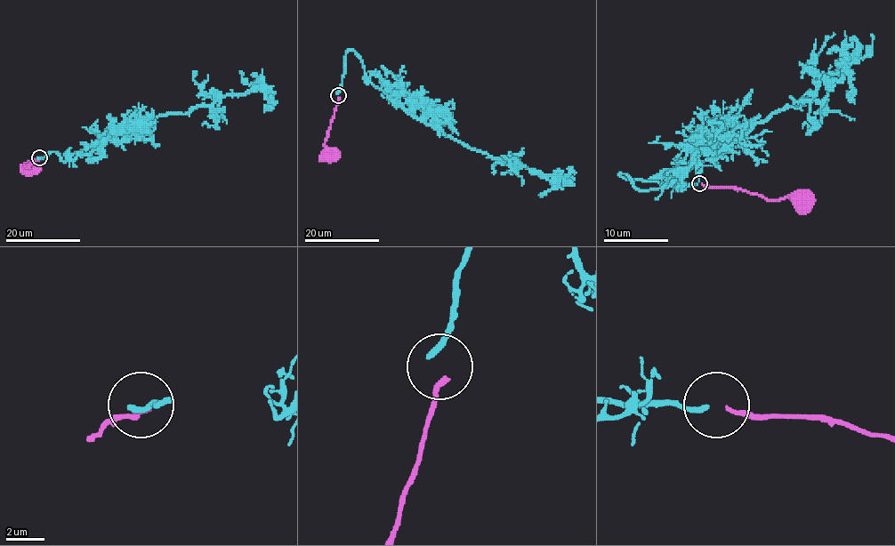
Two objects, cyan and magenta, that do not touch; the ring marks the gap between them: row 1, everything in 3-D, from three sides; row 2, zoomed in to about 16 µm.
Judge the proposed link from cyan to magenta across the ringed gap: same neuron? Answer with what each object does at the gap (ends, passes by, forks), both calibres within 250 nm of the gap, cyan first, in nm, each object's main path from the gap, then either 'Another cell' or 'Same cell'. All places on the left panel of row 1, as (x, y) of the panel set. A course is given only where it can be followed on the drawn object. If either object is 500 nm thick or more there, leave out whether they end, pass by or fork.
At the ring cyan ends. At the ring magenta ends. Thickness 320 nm (cyan) against 240 nm. Course of cyan: (37, 157), (53, 152), (67, 160), (145, 119), (188, 113), (233, 93), (263, 89), (273, 101), (264, 111). Course of magenta: (40, 157), (27, 165), (30, 167). Another cell

